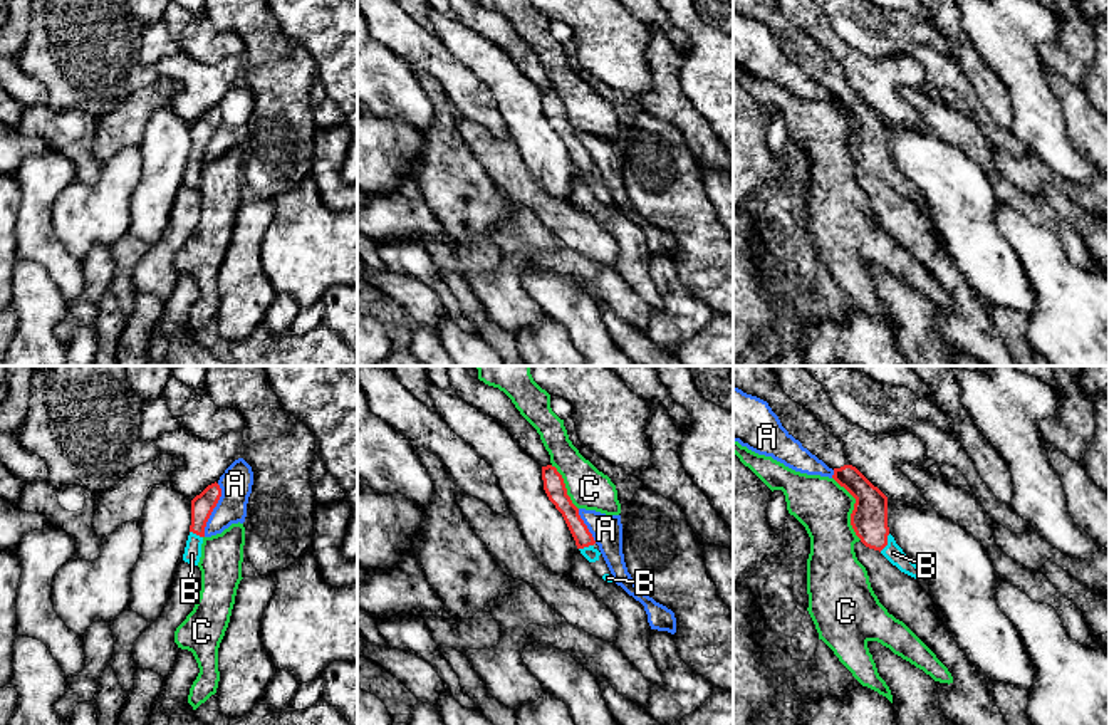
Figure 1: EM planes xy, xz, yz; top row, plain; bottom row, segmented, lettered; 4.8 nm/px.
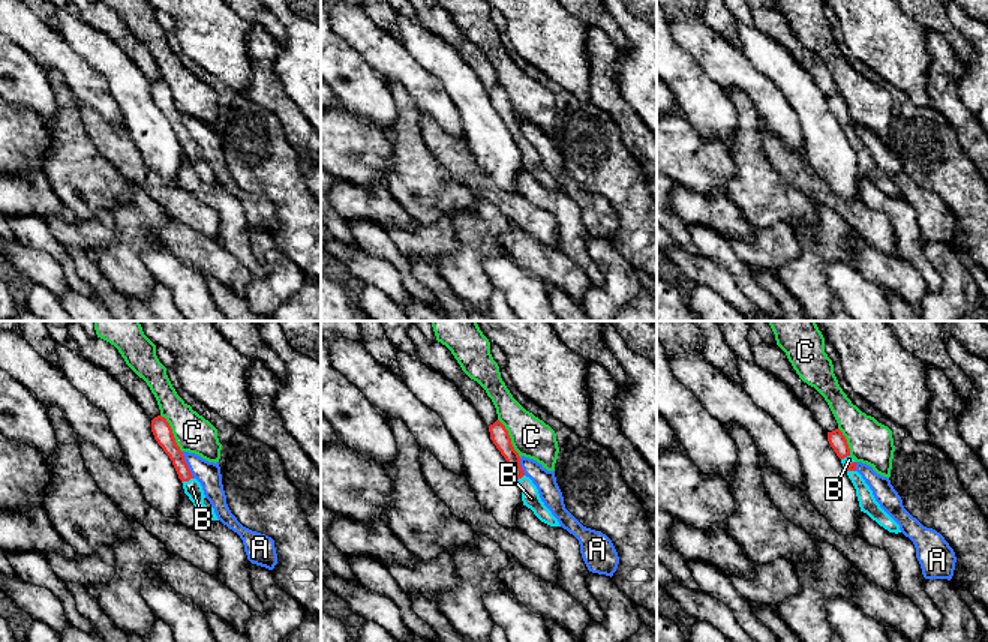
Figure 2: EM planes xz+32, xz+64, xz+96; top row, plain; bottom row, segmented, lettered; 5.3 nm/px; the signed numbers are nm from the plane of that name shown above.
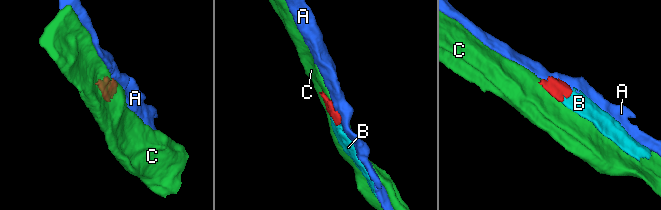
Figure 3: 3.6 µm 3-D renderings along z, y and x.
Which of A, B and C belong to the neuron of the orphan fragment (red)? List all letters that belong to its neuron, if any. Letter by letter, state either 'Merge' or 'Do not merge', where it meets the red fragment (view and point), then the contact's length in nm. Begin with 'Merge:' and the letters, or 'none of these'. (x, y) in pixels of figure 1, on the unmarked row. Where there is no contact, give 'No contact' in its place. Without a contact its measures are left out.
Merge: B
A: Do not merge. Touches red at xy (212, 135). Shared border 260 nm
B: Merge. Touches red at yz (886, 166). Shared border 100 nm
C: Do not merge. Touches red at yz (854, 133). Shared border 340 nm

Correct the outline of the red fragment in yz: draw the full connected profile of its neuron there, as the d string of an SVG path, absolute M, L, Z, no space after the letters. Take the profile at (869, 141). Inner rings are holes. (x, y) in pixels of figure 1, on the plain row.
M733 0L733 10L768 27L782 50L812 79L834 94L832 102L854 123L851 149L861 166L879 175L901 196L923 203L924 196L889 158L888 121L847 84L842 67L804 30L792 25L777 0Z

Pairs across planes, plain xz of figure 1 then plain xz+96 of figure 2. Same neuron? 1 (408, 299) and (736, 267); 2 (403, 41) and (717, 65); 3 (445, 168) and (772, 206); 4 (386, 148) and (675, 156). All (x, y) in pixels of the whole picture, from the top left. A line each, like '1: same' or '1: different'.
1: different
2: same
3: same
4: same

